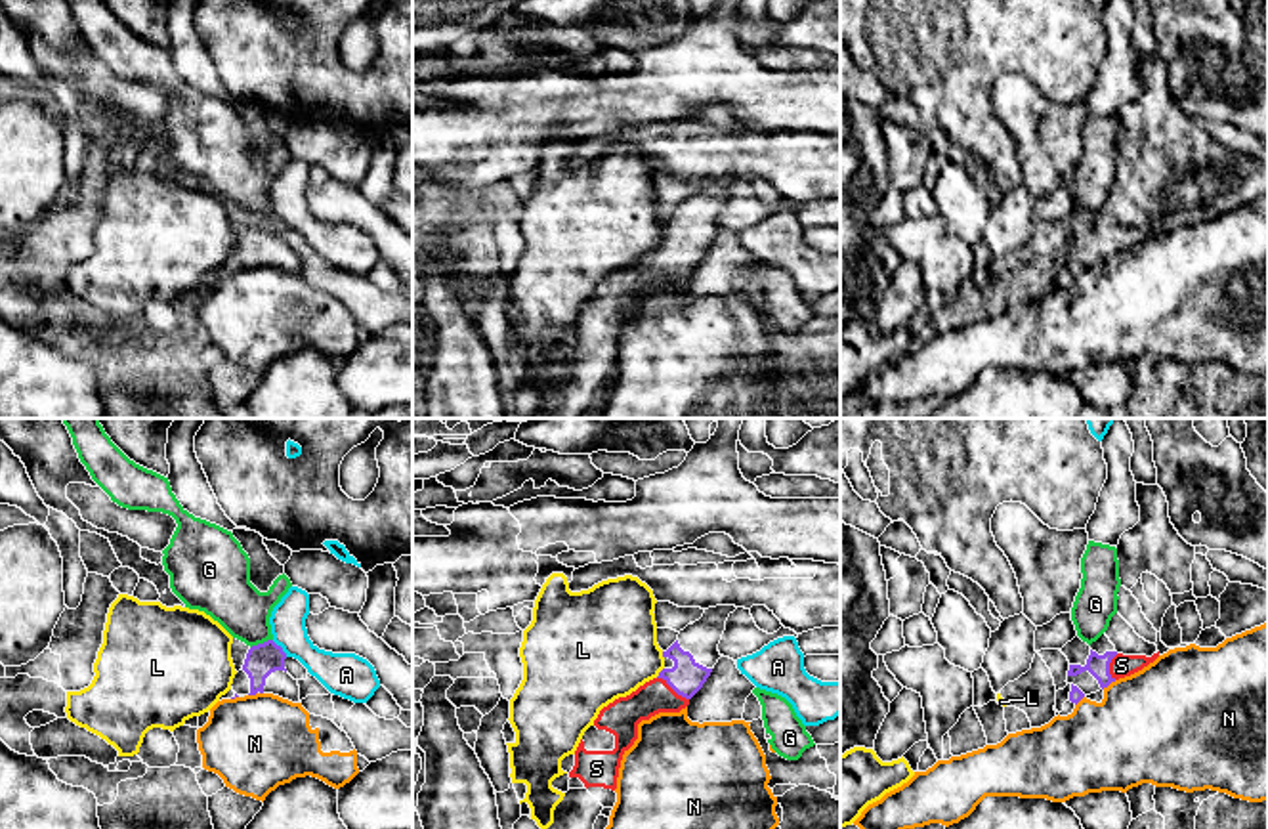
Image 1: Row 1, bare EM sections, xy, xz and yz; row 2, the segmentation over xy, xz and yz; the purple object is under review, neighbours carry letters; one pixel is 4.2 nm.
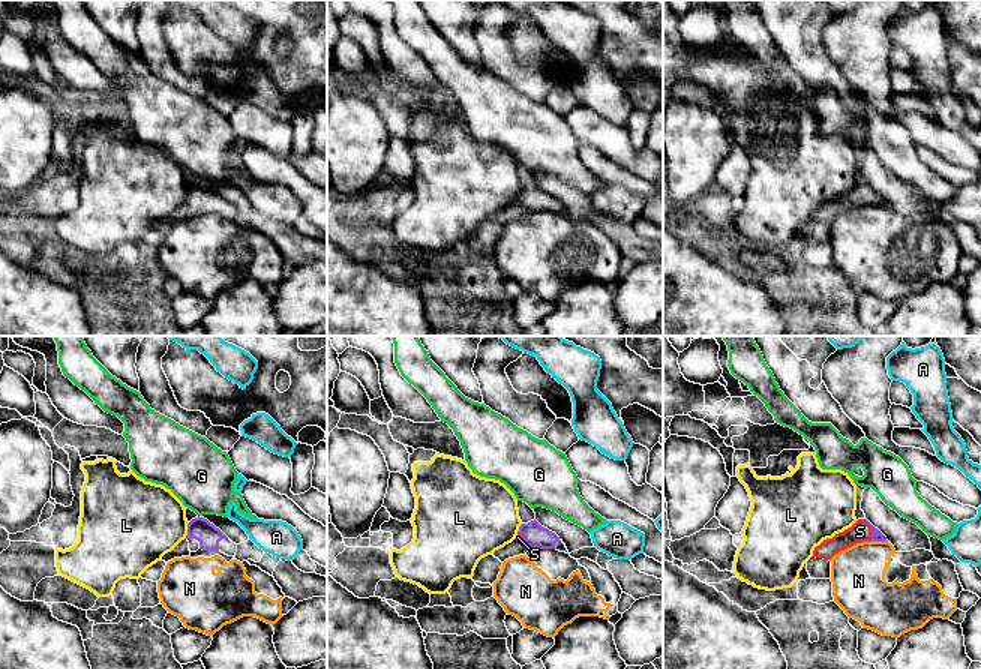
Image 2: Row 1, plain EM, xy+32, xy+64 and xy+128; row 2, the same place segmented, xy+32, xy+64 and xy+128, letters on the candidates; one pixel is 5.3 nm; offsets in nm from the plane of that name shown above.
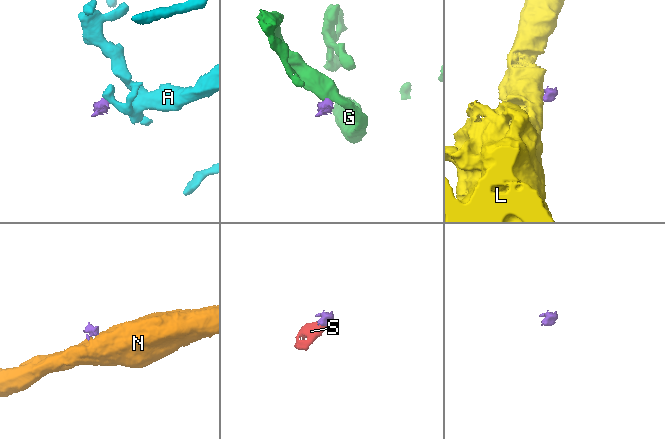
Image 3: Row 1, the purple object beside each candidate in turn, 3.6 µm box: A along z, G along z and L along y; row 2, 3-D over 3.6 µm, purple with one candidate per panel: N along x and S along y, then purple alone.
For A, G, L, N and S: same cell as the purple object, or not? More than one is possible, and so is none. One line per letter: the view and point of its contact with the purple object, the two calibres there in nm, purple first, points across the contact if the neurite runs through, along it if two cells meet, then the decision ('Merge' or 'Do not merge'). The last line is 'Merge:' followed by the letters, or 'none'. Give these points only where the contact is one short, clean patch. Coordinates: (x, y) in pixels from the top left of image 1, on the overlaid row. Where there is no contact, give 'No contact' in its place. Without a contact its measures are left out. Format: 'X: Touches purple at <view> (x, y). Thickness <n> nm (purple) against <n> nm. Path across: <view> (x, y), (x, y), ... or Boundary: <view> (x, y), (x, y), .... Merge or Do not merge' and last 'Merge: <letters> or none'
A: Touches purple at xy (281, 648). Thickness 140 nm (purple) against 160 nm. Boundary: xy (272, 640), (287, 656). Do not merge
G: Touches purple at xy (260, 644). Thickness 140 nm (purple) against 220 nm. Boundary: xy (272, 638), (251, 648). Do not merge
L: Touches purple at xz (659, 673). Thickness 150 nm (purple) against 440 nm. Boundary: xz (663, 667), (655, 677). Do not merge
N: Touches purple at yz (1108, 684). Thickness 100 nm (purple) against 460 nm. Boundary: yz (1116, 680), (1102, 688). Do not merge
S: Touches purple at xz (673, 688). Thickness 150 nm (purple) against 150 nm. Path across: xz (686, 677), (673, 688), (621, 717). Merge
Merge: S

